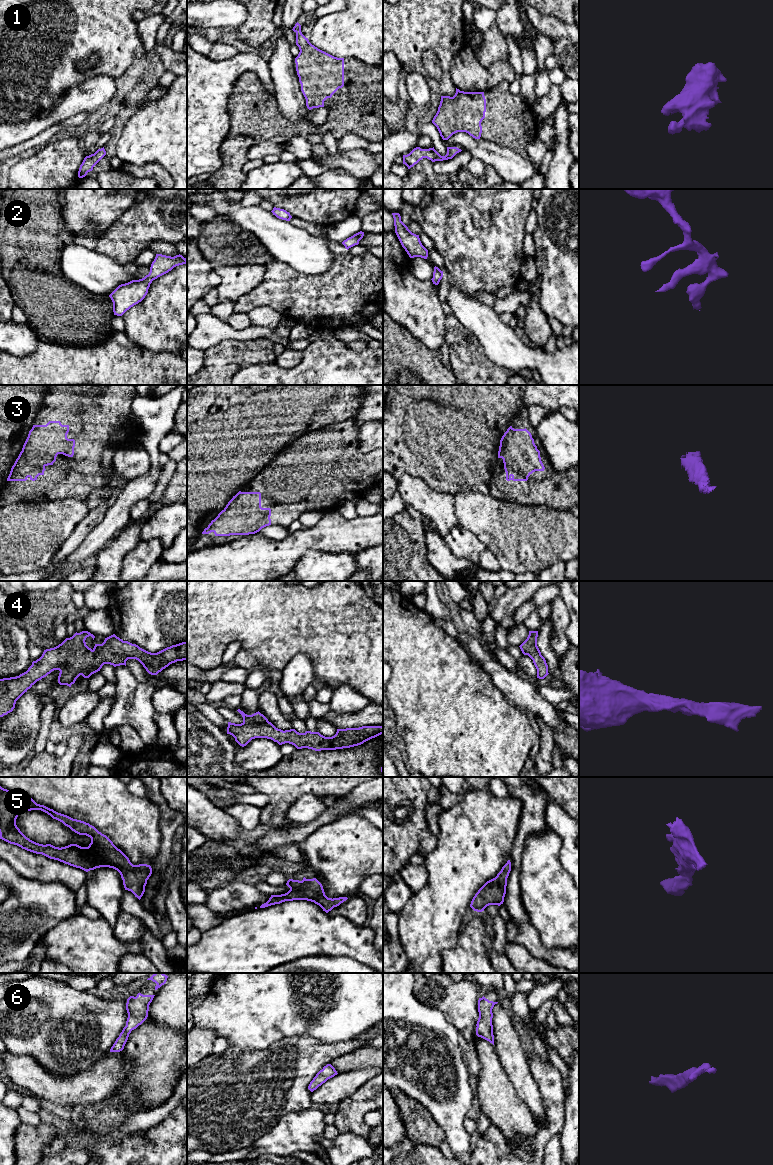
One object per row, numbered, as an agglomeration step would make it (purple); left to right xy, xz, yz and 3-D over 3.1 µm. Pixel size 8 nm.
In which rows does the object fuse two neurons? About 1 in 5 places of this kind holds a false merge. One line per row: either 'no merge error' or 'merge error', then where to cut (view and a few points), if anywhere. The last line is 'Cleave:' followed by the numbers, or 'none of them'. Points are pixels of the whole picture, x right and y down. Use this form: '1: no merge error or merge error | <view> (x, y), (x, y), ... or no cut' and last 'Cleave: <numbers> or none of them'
1: no merge error | no cut
2: no merge error | no cut
3: no merge error | no cut
4: no merge error | no cut
5: no merge error | no cut
6: no merge error | no cut
Cleave: none of them

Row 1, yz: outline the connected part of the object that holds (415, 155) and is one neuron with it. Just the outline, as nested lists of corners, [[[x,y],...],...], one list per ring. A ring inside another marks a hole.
[[[420,147],[414,148],[409,154],[403,155],[403,164],[405,164],[408,169],[413,167],[423,158],[427,158],[432,162],[435,161],[443,161],[452,159],[457,153],[462,150],[457,147],[447,147],[447,154],[445,156],[441,156],[435,149],[421,149]]]

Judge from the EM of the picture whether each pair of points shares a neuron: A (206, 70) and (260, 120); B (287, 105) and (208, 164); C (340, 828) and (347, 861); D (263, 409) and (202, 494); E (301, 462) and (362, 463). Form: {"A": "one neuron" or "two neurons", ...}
{"A": "two neurons", "B": "two neurons", "C": "one neuron", "D": "one neuron", "E": "one neuron"}

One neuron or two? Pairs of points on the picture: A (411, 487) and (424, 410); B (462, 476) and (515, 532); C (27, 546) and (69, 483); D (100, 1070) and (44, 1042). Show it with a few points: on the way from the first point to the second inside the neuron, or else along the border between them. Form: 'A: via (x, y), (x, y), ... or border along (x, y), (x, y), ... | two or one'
A: border along (397, 480), (410, 474), (433, 490) | two
B: border along (460, 490), (479, 491), (489, 495) | two
C: border along (82, 500), (67, 498), (35, 502) | two
D: border along (109, 1050), (89, 1067), (71, 1076) | two

